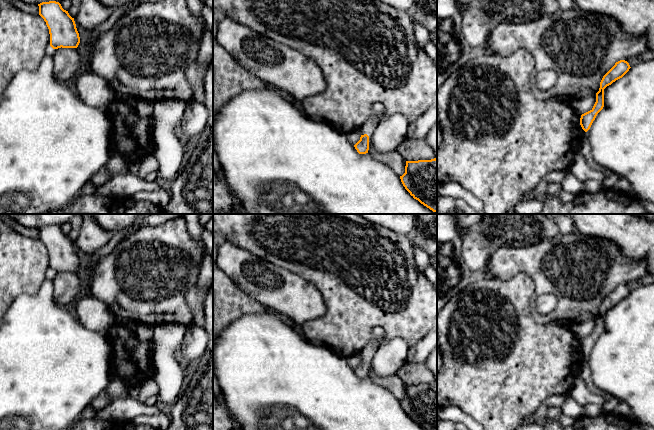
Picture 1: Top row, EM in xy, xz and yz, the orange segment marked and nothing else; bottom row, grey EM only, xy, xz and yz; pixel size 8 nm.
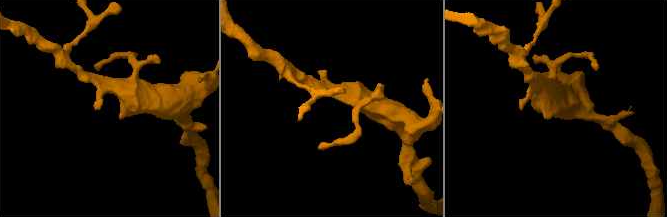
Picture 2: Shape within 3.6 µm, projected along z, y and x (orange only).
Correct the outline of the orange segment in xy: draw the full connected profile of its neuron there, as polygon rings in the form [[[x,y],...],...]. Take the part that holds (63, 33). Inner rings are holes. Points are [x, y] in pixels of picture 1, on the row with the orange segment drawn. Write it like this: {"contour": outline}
{"contour": [[[49,1],[38,4],[39,15],[49,29],[50,46],[58,48],[77,48],[80,43],[79,33],[74,18],[64,10],[59,2]]]}

